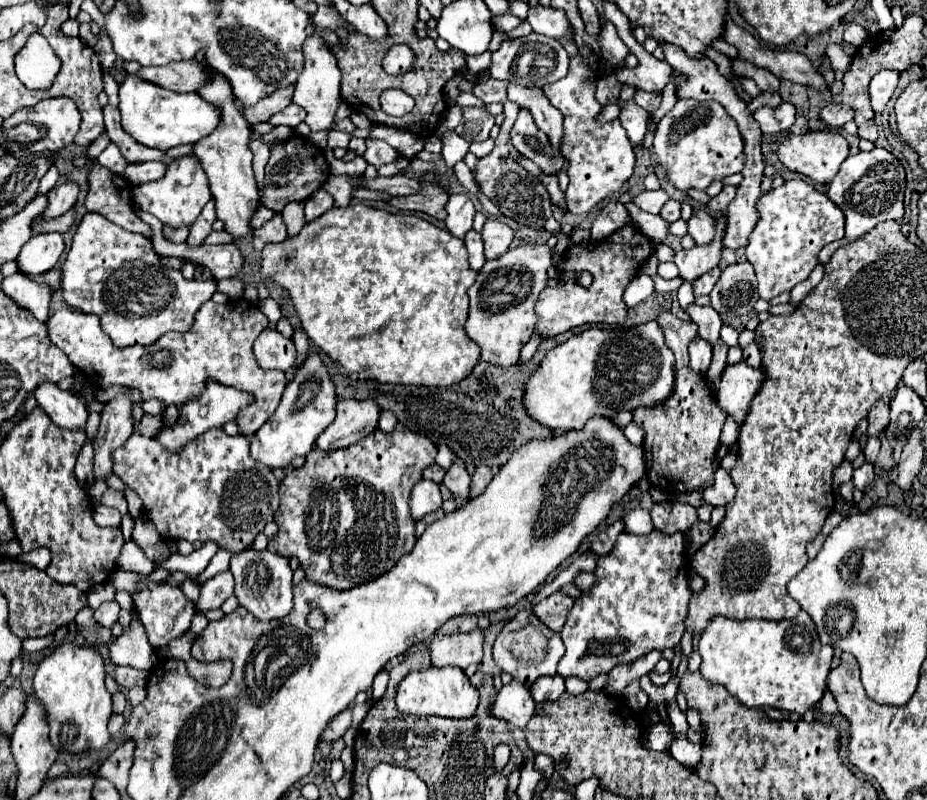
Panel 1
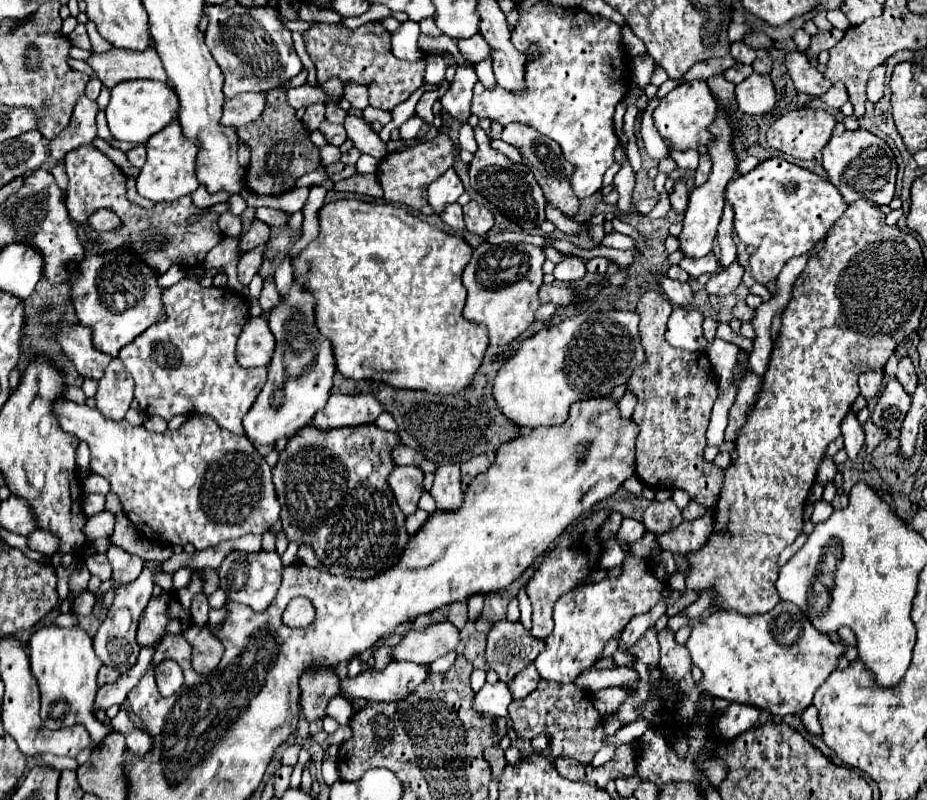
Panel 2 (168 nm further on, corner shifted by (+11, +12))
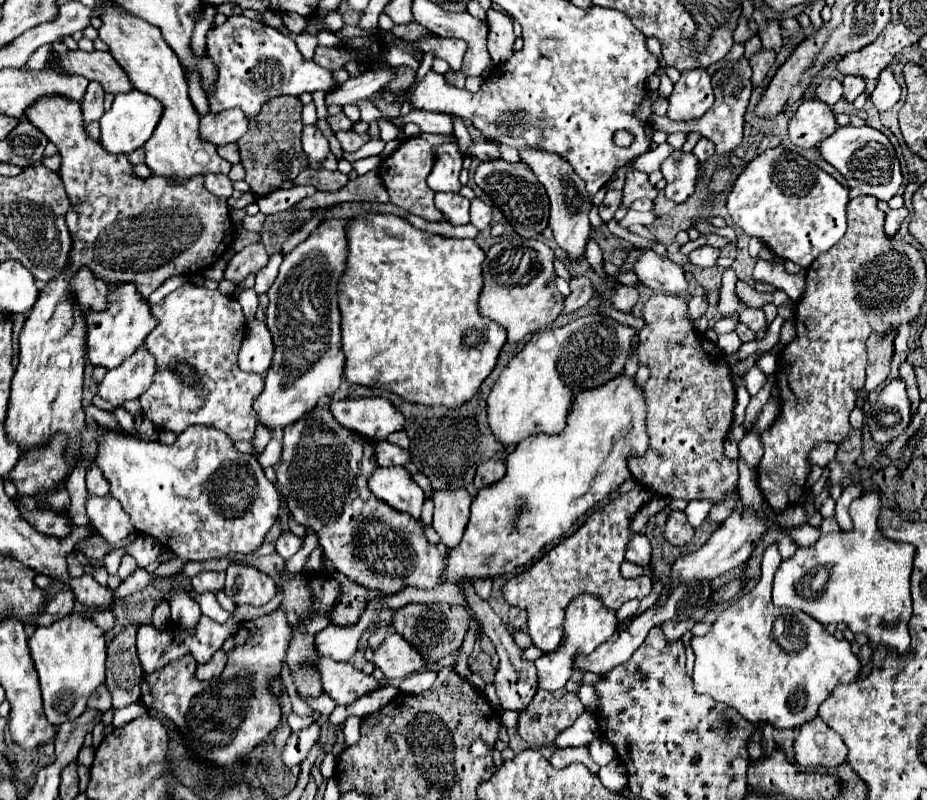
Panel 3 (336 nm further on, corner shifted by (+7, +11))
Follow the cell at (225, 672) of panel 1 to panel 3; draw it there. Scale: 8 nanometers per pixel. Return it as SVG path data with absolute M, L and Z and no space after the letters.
M218 650L210 658L210 662L206 662L204 666L198 666L196 668L196 678L198 680L210 680L214 676L220 676L222 670L224 670L224 666L226 666L226 652L224 650Z

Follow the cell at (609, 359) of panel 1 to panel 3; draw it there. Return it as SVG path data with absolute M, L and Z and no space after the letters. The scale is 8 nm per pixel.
M600 314L582 316L562 328L548 328L532 336L532 340L524 346L520 354L508 362L508 366L502 370L498 382L494 384L490 396L488 396L488 424L494 434L494 438L508 446L516 446L528 436L534 434L558 434L566 424L566 414L570 408L572 398L578 392L596 388L604 384L606 380L612 380L612 376L618 376L624 372L624 362L630 352L632 336L636 334L634 328L614 322L612 318L604 318Z

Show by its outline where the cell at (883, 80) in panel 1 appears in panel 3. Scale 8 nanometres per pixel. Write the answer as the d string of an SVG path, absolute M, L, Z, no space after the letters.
M886 68L882 74L880 74L880 82L876 86L876 90L872 92L872 102L874 106L884 112L884 110L890 110L898 100L900 100L900 86L898 82L894 80L894 74L890 72L890 68Z

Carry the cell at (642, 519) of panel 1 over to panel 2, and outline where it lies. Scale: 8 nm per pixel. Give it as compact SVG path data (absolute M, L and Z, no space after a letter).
M624 517L622 527L618 531L618 539L624 539L626 543L634 543L644 535L644 525L632 517Z

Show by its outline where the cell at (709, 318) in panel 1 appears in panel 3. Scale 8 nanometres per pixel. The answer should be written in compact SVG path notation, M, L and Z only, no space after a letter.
M646 250L644 254L640 254L632 266L632 272L644 282L644 286L652 290L670 294L688 292L688 282L682 268L670 258L656 254L654 250Z

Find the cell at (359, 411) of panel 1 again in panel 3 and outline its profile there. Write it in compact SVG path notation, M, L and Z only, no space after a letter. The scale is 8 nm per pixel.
M386 398L338 400L330 404L330 412L344 428L368 440L386 440L388 434L404 430L404 416Z

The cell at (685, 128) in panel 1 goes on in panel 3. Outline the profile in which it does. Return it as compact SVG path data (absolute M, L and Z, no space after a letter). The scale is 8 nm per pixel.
M704 68L682 72L668 100L670 108L666 116L670 120L692 120L704 116L704 112L714 104L710 74Z

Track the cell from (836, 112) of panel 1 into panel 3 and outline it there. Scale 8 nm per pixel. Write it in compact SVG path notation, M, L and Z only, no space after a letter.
M846 76L844 78L844 100L854 102L866 90L866 82L860 76Z

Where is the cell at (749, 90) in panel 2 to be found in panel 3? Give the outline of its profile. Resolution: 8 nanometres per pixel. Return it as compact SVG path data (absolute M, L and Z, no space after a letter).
M762 48L758 50L752 58L750 58L750 64L752 64L752 82L762 82L766 78L766 72L770 70L770 66L774 64L774 58L776 58L776 52L774 50L768 50L768 48Z

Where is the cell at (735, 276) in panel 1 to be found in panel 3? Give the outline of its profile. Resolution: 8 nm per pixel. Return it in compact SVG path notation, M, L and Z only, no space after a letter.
M738 280L736 290L738 290L738 298L740 298L748 308L762 308L764 304L772 302L772 296L762 294L762 292L756 292L750 284L746 284L746 282L742 282L742 280Z

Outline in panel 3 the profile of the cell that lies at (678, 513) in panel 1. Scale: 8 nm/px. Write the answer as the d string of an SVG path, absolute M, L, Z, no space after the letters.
M672 510L666 528L664 528L664 536L672 546L686 546L690 544L690 540L694 538L694 528L690 526L688 518L684 512L680 510Z

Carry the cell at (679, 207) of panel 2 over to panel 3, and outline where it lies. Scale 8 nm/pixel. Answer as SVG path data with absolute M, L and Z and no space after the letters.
M682 150L672 152L660 164L660 172L666 180L664 192L668 200L682 204L694 194L696 174L698 174L696 166L698 166L698 158L692 152L682 152Z

